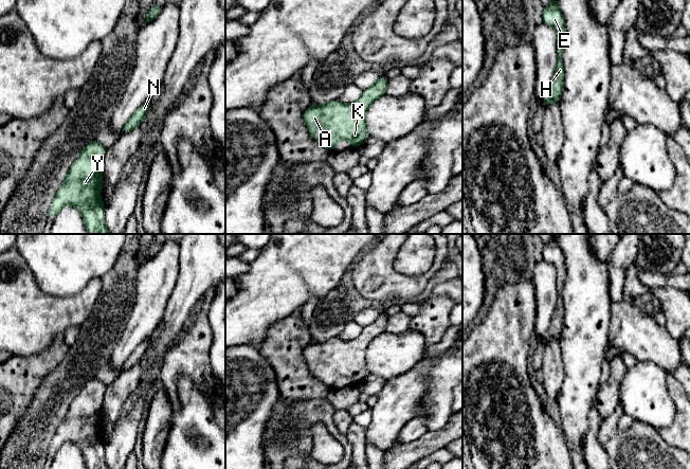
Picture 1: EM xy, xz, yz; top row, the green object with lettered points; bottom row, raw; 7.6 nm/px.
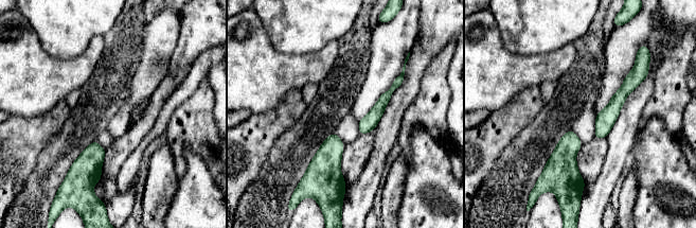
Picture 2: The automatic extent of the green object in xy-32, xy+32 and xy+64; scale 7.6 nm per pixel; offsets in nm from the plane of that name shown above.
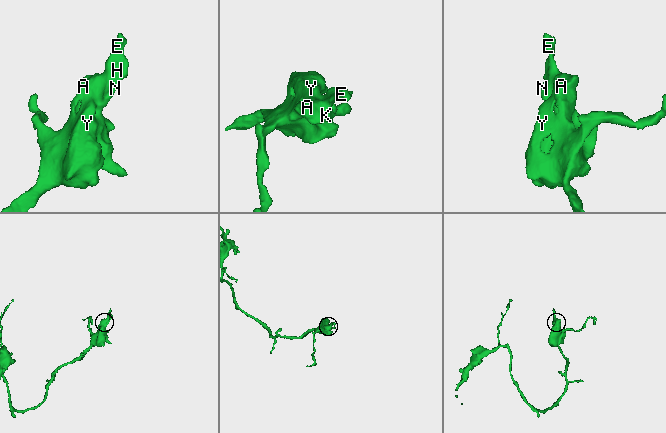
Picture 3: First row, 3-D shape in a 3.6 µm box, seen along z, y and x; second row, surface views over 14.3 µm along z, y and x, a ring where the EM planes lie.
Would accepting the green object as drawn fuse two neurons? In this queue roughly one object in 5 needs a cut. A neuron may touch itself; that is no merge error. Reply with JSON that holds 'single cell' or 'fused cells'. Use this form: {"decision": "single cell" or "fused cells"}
{"decision": "single cell"}

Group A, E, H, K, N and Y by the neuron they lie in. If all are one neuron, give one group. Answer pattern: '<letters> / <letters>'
A E H K N Y

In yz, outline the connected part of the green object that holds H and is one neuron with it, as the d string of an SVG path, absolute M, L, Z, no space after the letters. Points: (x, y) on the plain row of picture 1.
M551 234L551 241L544 245L542 256L544 260L552 264L556 267L558 282L557 305L553 310L549 328L543 337L544 344L547 344L551 340L560 340L561 337L564 320L564 305L562 292L565 281L567 278L564 254L559 247L558 239L555 234Z

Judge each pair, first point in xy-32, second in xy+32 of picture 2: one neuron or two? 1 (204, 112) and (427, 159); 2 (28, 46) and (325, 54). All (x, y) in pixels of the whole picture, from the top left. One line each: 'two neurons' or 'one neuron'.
1: two neurons
2: one neuron

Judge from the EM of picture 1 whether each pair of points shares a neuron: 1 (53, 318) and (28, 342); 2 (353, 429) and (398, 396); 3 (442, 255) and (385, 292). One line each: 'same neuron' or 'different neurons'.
1: same neuron
2: different neurons
3: same neuron

